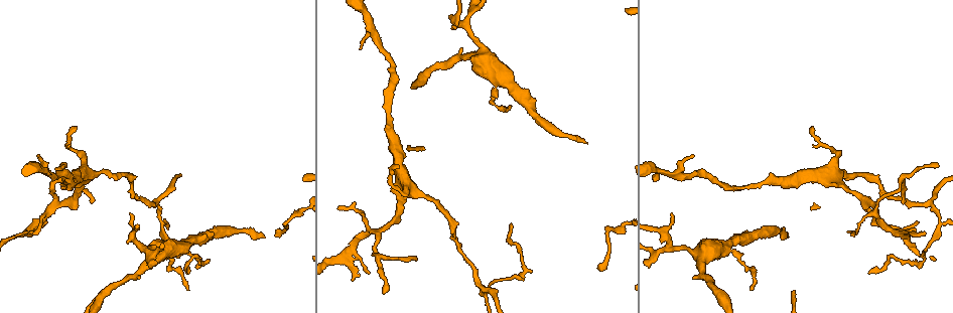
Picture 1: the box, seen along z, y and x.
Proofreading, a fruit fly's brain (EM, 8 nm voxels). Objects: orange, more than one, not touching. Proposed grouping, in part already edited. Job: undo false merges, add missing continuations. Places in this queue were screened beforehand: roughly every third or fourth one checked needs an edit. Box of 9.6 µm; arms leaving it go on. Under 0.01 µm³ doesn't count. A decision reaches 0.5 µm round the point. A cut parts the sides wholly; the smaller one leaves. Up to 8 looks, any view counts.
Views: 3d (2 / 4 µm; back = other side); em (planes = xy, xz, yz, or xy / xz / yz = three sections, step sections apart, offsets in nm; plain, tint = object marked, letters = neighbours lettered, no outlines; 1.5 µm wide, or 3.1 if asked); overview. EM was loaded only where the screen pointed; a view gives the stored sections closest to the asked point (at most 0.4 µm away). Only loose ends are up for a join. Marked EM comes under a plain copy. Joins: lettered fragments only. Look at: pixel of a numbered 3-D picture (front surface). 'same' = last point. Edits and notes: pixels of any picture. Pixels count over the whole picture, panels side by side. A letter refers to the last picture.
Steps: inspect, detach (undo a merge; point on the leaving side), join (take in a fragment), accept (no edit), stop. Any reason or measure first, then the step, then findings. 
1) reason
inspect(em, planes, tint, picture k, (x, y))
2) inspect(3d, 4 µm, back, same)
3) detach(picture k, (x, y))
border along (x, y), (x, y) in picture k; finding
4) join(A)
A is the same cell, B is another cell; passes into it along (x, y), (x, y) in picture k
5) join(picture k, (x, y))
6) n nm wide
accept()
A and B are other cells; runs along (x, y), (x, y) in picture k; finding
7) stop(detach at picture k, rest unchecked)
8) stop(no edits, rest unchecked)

a narrow waist
inspect(em, planes, letters, picture 1, (744, 187))

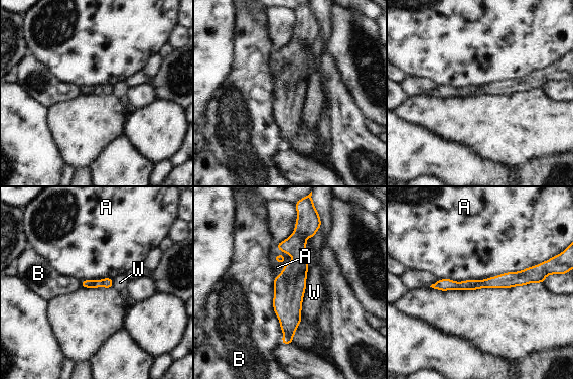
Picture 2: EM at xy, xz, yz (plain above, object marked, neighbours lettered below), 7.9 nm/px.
A touches over 900 nm
accept()
A, B and W are other cells; continuous, no second neuron

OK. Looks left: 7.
an open end
inspect(em, planes, letters, picture 1, (693, 155))

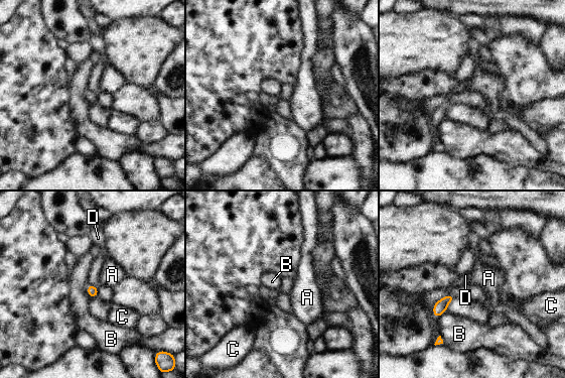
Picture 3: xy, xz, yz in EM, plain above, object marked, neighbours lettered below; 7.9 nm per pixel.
80 nm wide
accept()
A, B, C and D are other cells; border along (88, 285), (87, 292), (91, 297) in picture 3; no lettered fragment goes on from it

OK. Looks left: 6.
four-way junction
inspect(em, planes, tint, picture 1, (465, 24))

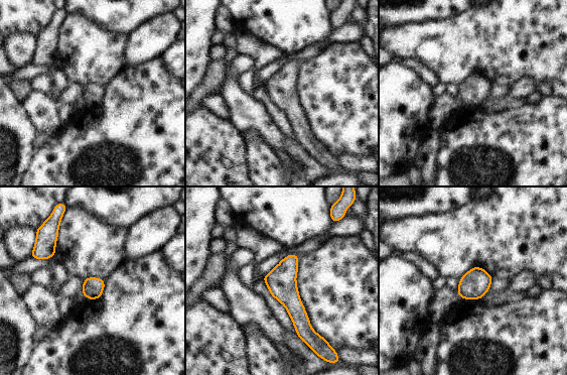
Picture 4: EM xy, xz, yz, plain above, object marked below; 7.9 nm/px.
see the neighbours
inspect(em, planes, letters, same)

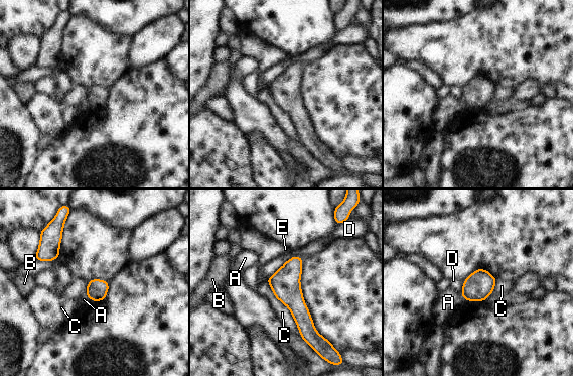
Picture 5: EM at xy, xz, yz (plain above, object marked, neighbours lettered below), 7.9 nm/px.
accept()
A, B, C, D and E are other cells; runs along (296, 258), (293, 299), (317, 339) in picture 5; continuous, no second neuron

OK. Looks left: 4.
stop(no edits, rest unchecked)

